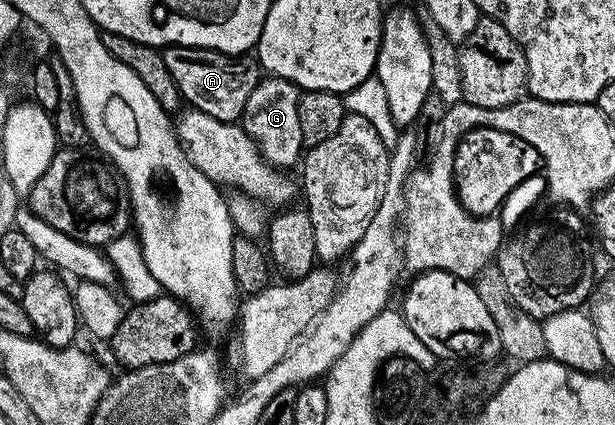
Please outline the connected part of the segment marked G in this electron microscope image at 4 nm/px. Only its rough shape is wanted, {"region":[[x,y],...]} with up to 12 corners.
{"region":[[258,79],[239,123],[289,170],[305,148],[296,84]]}

